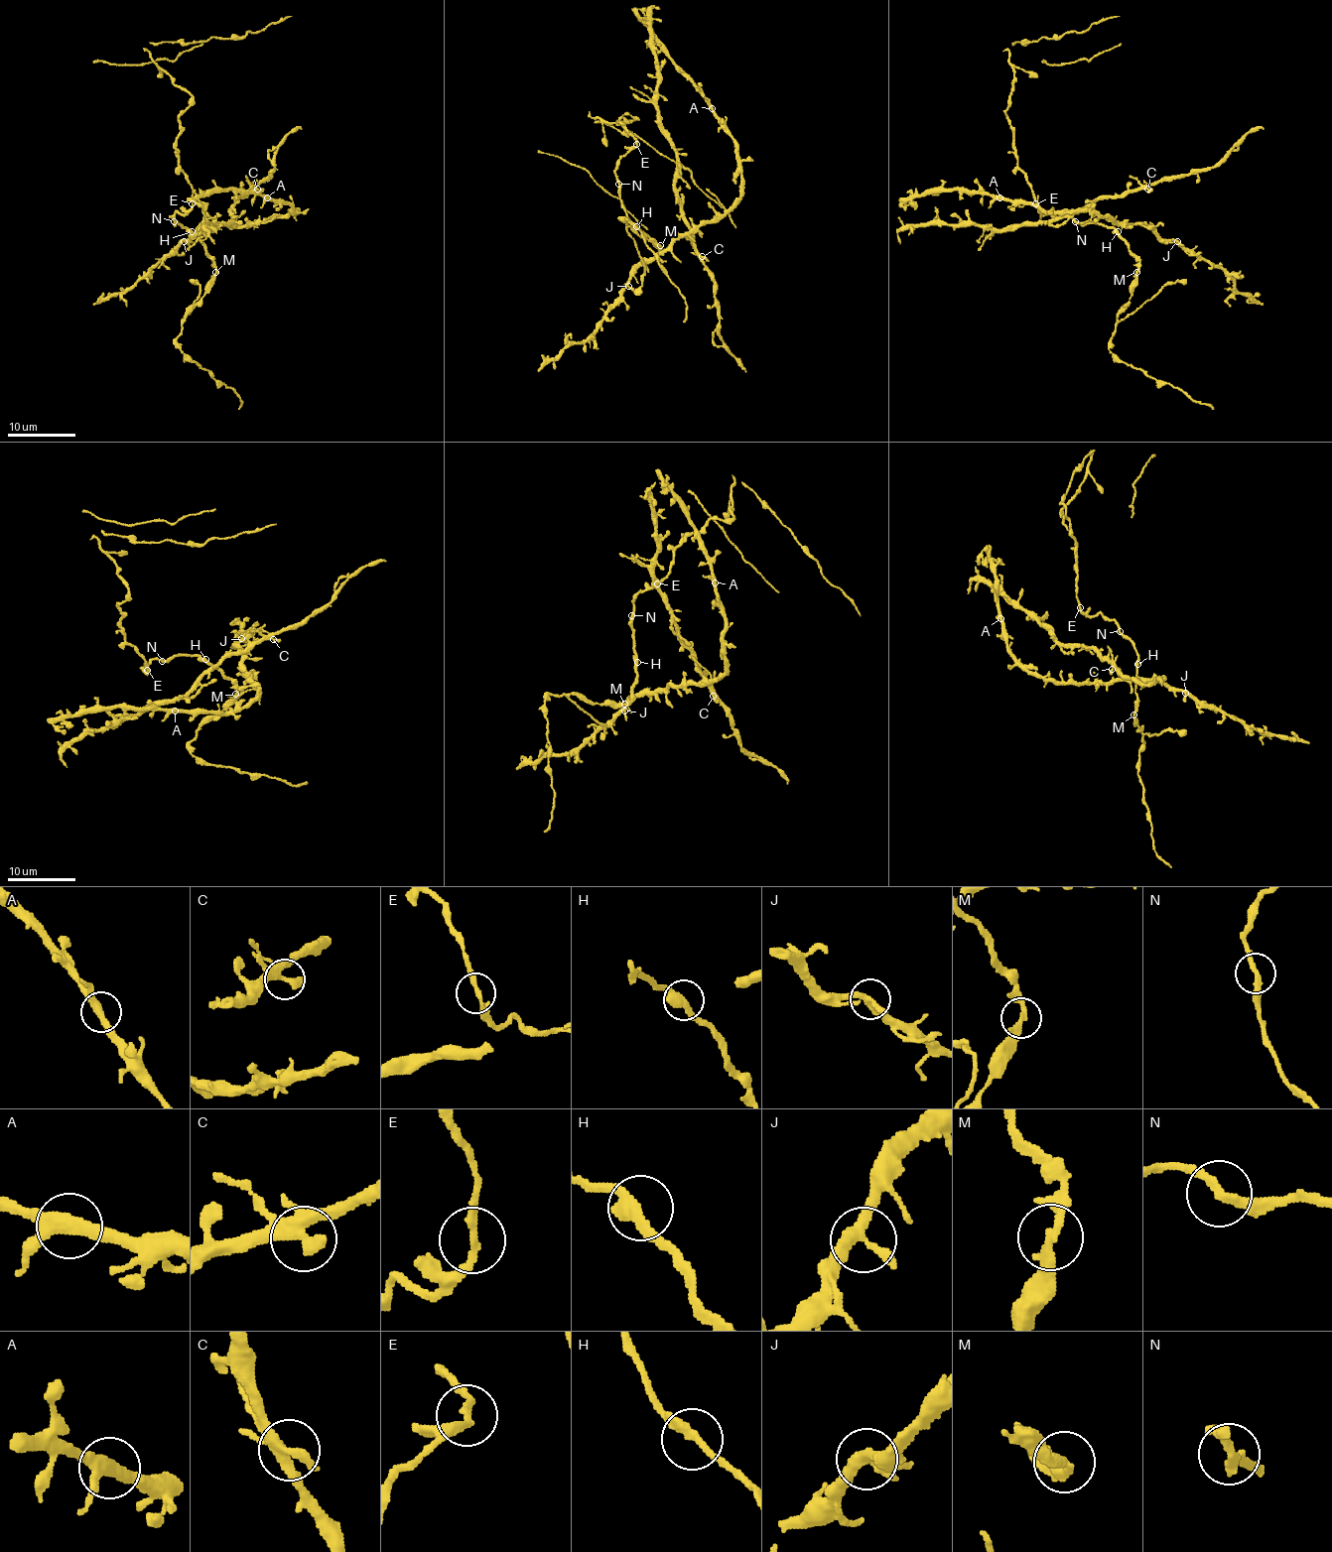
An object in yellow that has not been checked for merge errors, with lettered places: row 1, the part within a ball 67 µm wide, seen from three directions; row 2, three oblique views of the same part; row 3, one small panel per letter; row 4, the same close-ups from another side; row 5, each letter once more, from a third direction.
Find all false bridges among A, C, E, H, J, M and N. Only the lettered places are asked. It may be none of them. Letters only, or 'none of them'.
M

